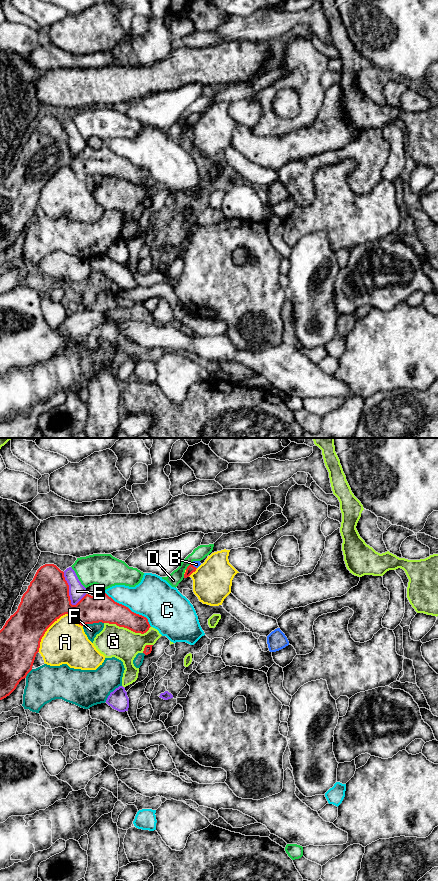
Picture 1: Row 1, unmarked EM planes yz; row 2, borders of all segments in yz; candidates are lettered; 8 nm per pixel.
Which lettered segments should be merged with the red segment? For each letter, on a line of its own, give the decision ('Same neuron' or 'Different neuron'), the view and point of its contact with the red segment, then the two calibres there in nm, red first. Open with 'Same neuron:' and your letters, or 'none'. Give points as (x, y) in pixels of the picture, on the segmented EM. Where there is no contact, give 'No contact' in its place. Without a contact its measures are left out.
Same neuron: B
A: Different neuron. Touches red at yz (53, 622). Thickness 360 nm (red) against 360 nm
B: Same neuron. Touches red at yz (192, 565). Thickness 70 nm (red) against 50 nm
C: Different neuron. Touches red at yz (129, 609). Thickness 220 nm (red) against 340 nm
D: Different neuron. Touches red at yz (188, 566). Thickness 70 nm (red) against 110 nm
E: Different neuron. Touches red at yz (68, 590). Thickness 360 nm (red) against 140 nm
F: Different neuron. Touches red at yz (92, 623). Thickness 220 nm (red) against 110 nm
G: Different neuron. Touches red at yz (127, 628). Thickness 220 nm (red) against 260 nm

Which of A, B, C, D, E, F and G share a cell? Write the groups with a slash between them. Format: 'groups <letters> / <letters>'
groups A / B / C / D / E / F / G

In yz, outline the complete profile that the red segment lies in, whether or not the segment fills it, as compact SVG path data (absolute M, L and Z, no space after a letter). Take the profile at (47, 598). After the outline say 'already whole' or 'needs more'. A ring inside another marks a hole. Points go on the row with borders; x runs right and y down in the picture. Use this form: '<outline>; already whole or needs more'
M45 564L37 570L27 591L21 598L17 611L10 616L0 630L0 700L9 696L19 682L26 678L32 670L45 632L65 614L69 614L81 626L102 622L116 624L141 634L146 633L151 627L146 617L115 602L106 593L100 597L86 594L76 605L72 605L69 585L65 580L64 572L54 564Z; already whole

